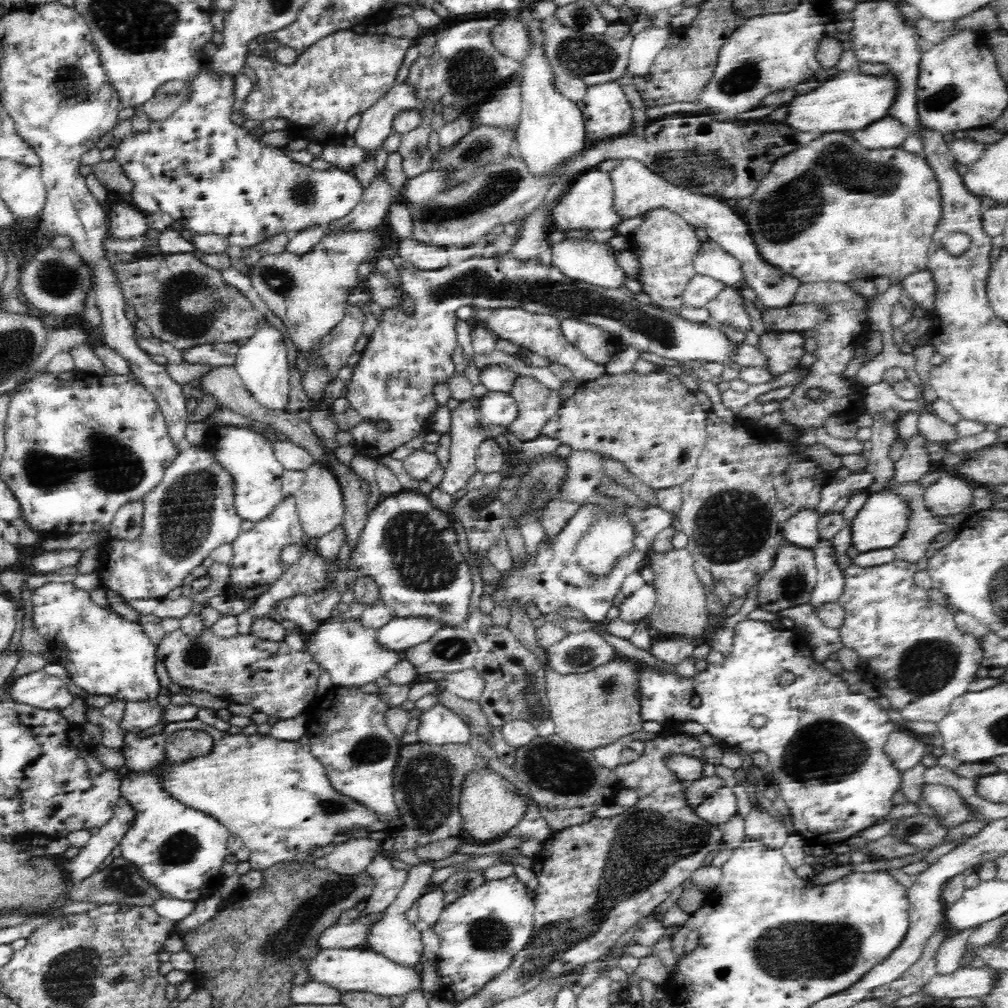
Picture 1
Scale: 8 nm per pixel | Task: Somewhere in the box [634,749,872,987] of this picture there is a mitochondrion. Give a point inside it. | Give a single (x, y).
(798, 950)

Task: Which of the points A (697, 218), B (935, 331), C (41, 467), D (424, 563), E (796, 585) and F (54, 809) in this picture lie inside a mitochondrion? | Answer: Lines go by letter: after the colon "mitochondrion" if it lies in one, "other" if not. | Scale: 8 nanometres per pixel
A: other
B: other
C: mitochondrion
D: mitochondrion
E: mitochondrion
F: other

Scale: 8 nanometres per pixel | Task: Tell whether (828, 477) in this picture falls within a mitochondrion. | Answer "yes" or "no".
no

